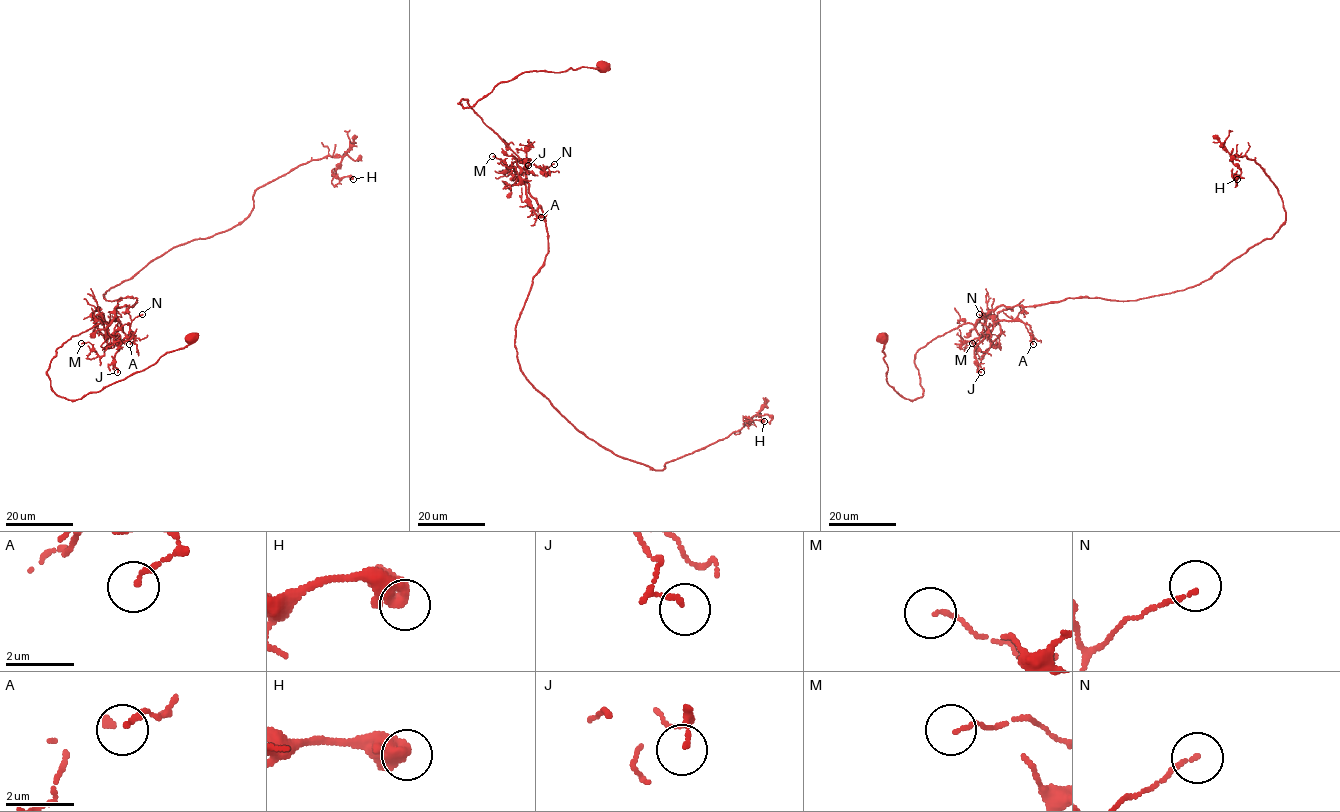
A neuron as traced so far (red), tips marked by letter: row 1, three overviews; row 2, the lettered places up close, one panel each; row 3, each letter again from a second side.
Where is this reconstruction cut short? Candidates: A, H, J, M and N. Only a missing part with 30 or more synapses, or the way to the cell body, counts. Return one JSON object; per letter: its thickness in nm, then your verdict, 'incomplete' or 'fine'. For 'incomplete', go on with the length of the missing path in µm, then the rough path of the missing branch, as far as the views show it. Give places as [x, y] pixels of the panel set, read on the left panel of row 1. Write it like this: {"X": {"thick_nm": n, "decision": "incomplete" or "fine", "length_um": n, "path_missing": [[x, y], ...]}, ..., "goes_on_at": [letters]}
{"A": {"thick_nm": 140, "decision": "fine"}, "H": {"thick_nm": 550, "decision": "fine"}, "J": {"thick_nm": 80, "decision": "fine"}, "M": {"thick_nm": 100, "decision": "fine"}, "N": {"thick_nm": 110, "decision": "fine"}, "goes_on_at": []}

